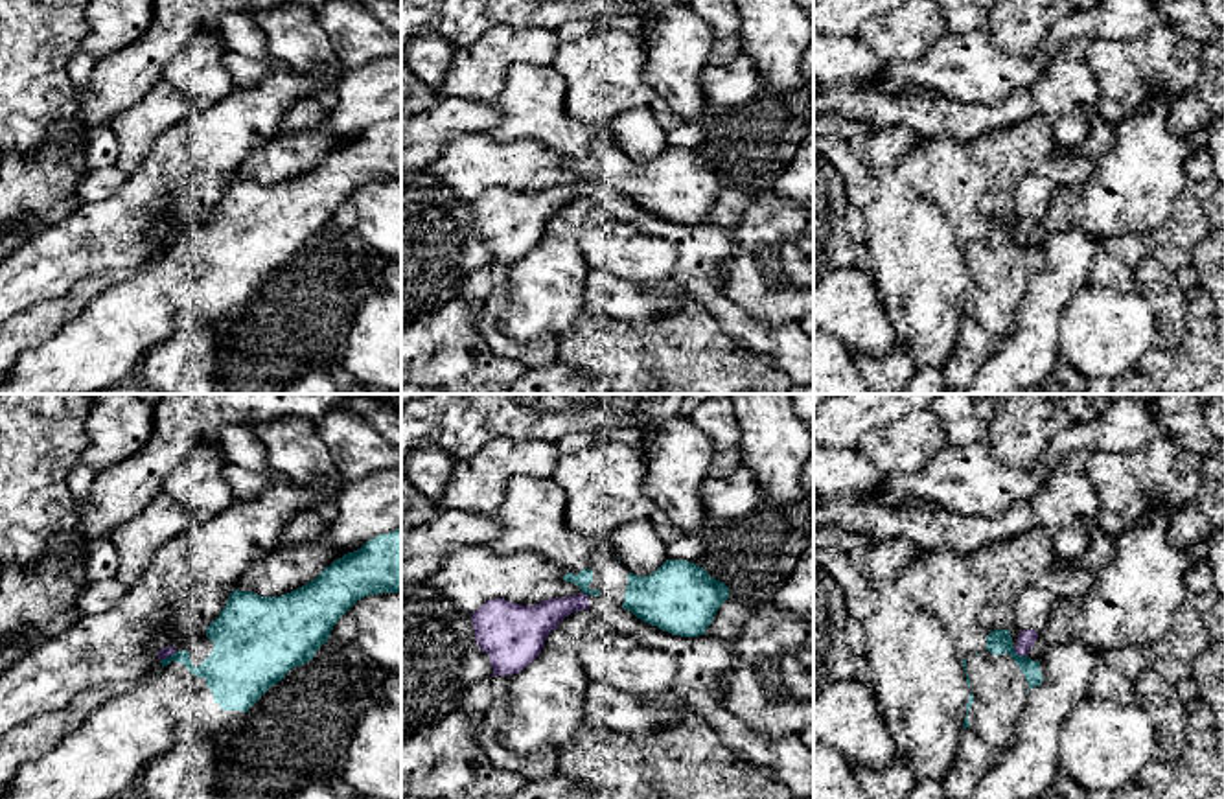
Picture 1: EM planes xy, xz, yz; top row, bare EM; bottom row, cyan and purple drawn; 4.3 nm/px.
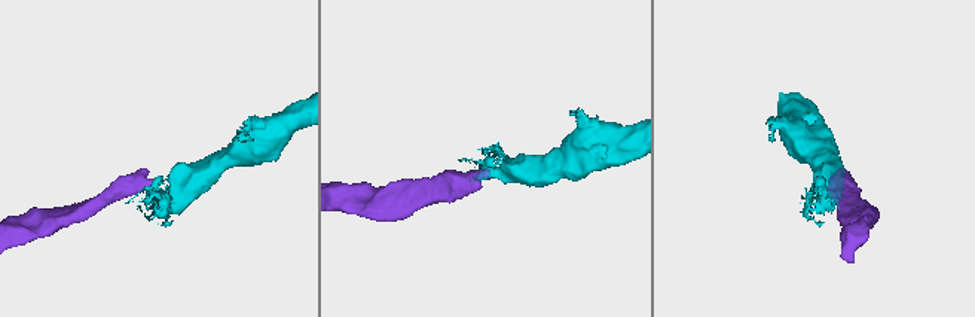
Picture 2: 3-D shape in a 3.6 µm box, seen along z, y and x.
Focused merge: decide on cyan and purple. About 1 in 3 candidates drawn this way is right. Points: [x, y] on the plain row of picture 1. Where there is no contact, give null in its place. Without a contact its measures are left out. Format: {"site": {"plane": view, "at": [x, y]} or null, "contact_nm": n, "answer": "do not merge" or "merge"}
{"site": {"plane": "yz", "at": [1020, 243]}, "contact_nm": 70, "answer": "do not merge"}

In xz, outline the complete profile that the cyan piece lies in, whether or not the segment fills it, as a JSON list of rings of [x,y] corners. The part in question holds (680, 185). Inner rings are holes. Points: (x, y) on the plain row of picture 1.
[[[607,136],[563,168],[585,182],[611,186],[637,206],[681,225],[705,223],[718,195],[729,186],[729,175],[692,149],[666,147],[655,160],[637,164]]]

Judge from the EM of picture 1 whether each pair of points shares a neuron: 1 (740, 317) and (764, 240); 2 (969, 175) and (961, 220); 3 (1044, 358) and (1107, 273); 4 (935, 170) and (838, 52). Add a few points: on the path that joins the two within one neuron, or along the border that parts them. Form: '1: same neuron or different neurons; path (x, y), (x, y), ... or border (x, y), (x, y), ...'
1: different neurons; border (718, 271), (733, 301), (753, 315), (785, 323)
2: same neuron; path (963, 186), (961, 208)
3: different neurons; border (1099, 247), (1092, 258), (1088, 284)
4: different neurons; border (923, 137), (954, 138), (965, 144)

